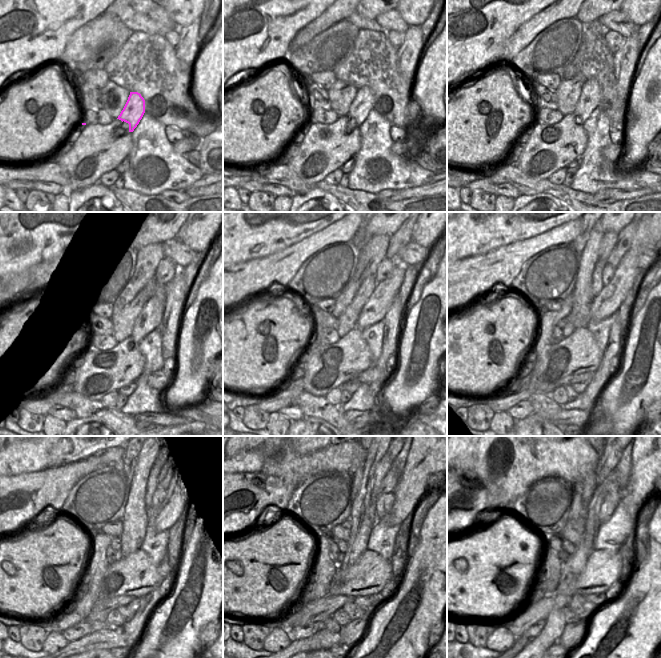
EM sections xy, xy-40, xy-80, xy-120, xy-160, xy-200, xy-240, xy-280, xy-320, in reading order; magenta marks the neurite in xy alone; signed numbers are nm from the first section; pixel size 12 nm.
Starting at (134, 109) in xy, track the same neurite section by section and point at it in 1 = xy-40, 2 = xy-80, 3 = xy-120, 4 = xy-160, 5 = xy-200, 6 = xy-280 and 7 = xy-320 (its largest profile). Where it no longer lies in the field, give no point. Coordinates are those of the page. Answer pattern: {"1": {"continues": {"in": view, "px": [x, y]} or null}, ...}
{"1": {"continues": {"in": "xy-40", "px": [362, 104]}}, "2": {"continues": {"in": "xy-80", "px": [590, 97]}}, "3": {"continues": {"in": "xy-120", "px": [150, 316]}}, "4": {"continues": {"in": "xy-160", "px": [375, 309]}}, "5": {"continues": {"in": "xy-200", "px": [607, 302]}}, "6": {"continues": {"in": "xy-280", "px": [413, 483]}}, "7": {"continues": {"in": "xy-320", "px": [643, 475]}}}

